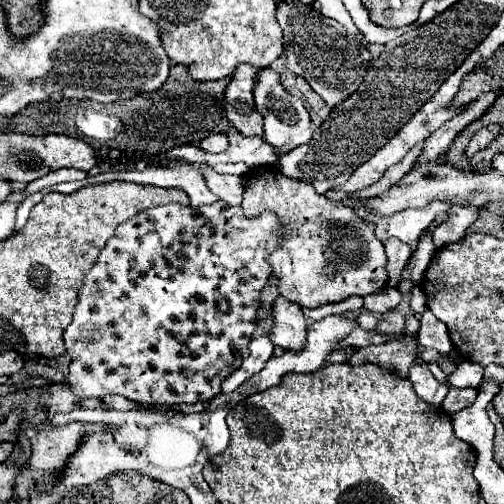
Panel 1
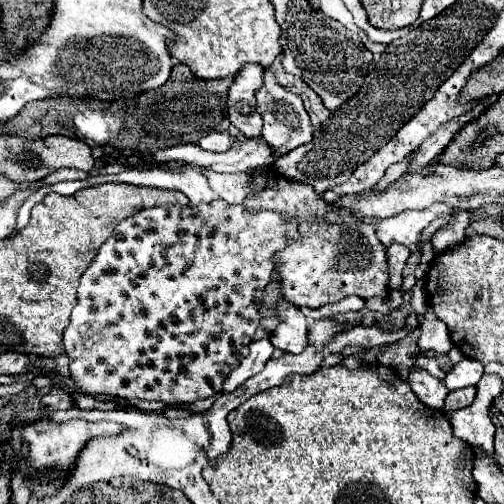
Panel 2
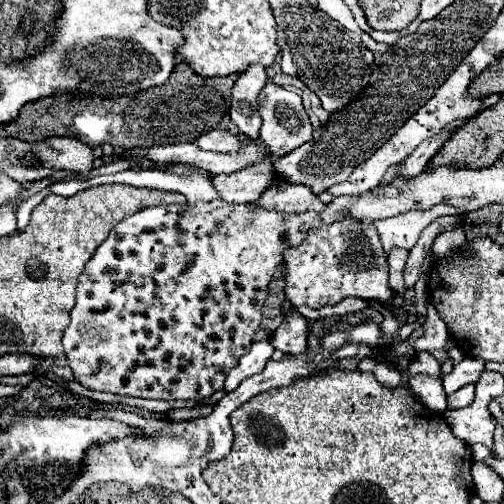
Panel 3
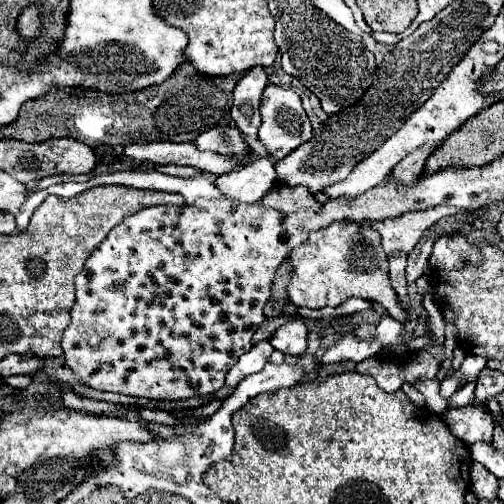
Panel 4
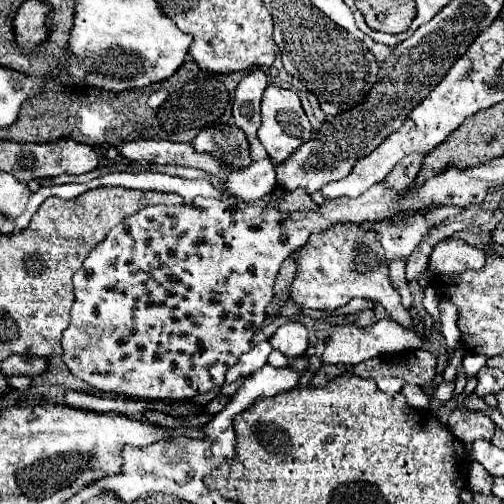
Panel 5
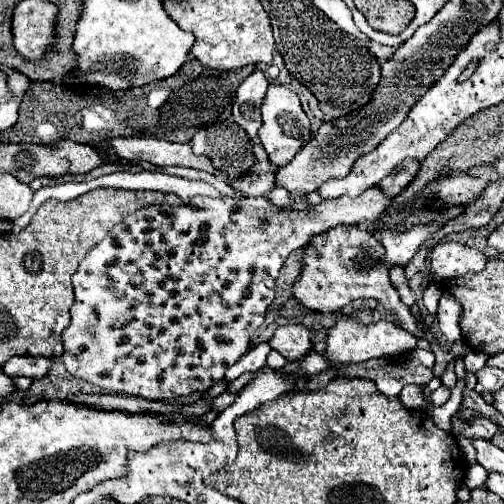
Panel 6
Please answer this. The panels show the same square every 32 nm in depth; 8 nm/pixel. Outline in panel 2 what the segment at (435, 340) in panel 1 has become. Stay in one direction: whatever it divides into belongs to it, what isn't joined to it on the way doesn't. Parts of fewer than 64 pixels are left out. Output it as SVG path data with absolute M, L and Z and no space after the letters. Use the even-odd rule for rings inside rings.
M428 306L424 320L422 320L422 336L418 338L420 350L436 350L436 352L450 352L452 340L446 324L434 314L432 306Z

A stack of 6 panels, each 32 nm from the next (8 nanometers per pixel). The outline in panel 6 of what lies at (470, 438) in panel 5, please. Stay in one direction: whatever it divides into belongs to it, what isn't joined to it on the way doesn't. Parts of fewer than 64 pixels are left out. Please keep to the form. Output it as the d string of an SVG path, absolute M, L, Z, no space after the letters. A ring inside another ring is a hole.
M452 418L452 432L464 432L468 438L472 438L472 440L476 440L478 438L482 438L484 440L492 440L492 436L498 432L498 426L492 422L492 420L488 420L488 418L478 418L478 420L474 420L474 422L470 422L470 424L466 424L466 422L460 422L458 418L454 420Z

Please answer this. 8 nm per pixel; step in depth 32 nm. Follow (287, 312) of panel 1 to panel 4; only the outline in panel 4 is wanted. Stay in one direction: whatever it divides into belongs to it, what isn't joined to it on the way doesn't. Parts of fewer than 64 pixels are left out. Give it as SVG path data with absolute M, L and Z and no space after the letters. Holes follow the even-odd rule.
M290 320L274 332L270 344L288 356L302 356L306 352L306 340L308 340L308 330L304 322Z

